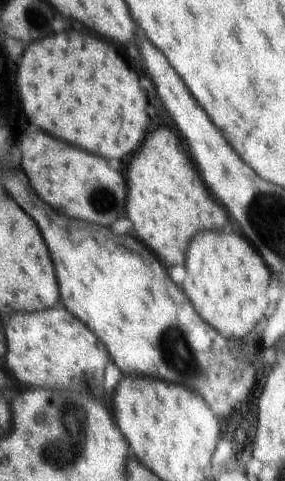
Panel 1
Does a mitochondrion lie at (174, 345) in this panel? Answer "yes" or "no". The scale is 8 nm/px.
yes

